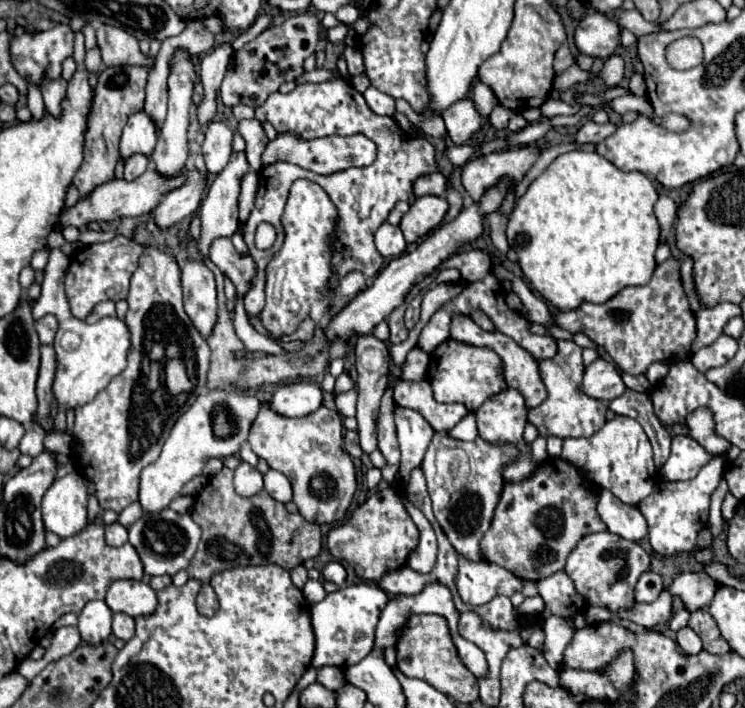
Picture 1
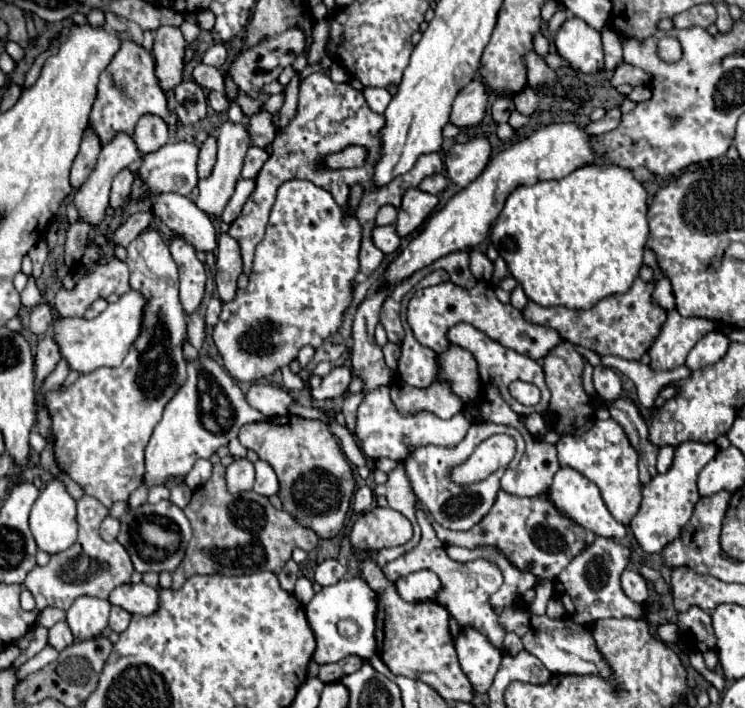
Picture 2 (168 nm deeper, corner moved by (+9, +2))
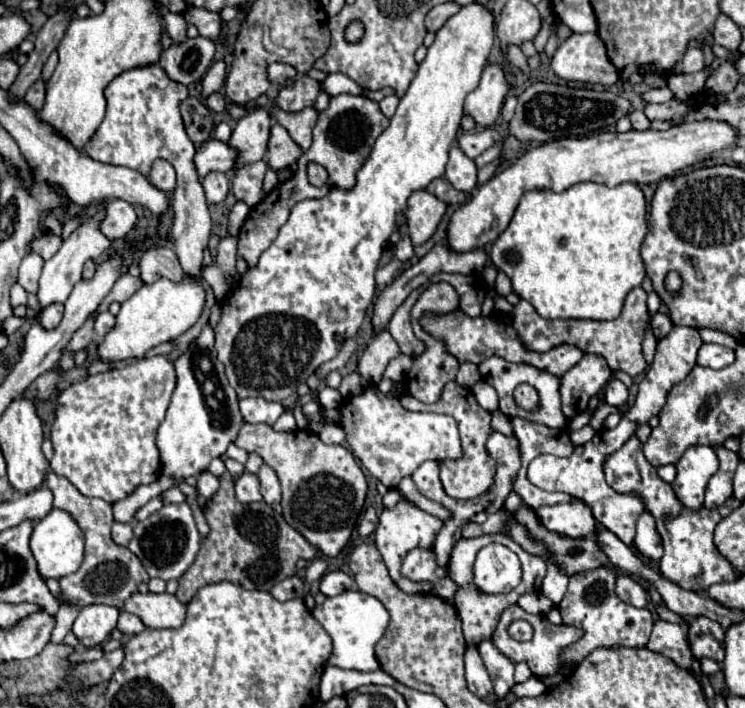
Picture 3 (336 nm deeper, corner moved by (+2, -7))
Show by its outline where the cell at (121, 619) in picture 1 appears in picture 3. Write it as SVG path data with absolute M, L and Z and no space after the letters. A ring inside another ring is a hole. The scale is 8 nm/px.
M121 612L119 616L119 622L117 622L117 628L127 634L127 636L133 636L133 634L139 634L145 630L145 624L141 622L139 616L135 614L129 614L129 612Z

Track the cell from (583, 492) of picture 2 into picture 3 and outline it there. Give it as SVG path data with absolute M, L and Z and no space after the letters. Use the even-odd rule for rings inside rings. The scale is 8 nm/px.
M573 500L569 504L541 506L535 510L539 522L555 534L569 538L585 538L595 534L595 520L589 506L583 500Z

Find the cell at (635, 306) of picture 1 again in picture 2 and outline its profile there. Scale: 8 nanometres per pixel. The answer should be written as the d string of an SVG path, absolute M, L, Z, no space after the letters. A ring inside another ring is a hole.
M634 281L632 289L624 295L610 295L598 301L592 309L568 309L568 307L542 307L538 303L528 303L522 311L530 323L552 327L560 333L564 341L592 349L598 355L616 355L630 361L640 361L640 357L652 347L662 325L666 323L666 309L652 301L652 291L656 281Z

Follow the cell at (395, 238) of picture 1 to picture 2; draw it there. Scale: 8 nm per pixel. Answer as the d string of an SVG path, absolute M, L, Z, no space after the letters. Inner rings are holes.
M394 225L386 227L374 227L372 231L372 241L382 253L394 253L400 247L400 237L394 229Z

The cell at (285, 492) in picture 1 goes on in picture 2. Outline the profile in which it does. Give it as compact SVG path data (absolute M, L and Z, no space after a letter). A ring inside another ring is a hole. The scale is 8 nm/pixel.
M256 461L254 467L256 467L254 491L256 491L258 495L264 495L264 497L276 495L276 493L278 493L278 479L276 479L274 469L272 469L266 461Z

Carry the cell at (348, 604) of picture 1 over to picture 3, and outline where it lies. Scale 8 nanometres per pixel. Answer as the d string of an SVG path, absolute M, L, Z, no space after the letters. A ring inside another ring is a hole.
M345 590L343 594L325 598L323 604L315 606L313 616L333 640L333 654L329 658L331 666L345 670L359 670L359 672L371 672L379 668L373 648L387 630L389 612L375 596L363 594L359 590Z

